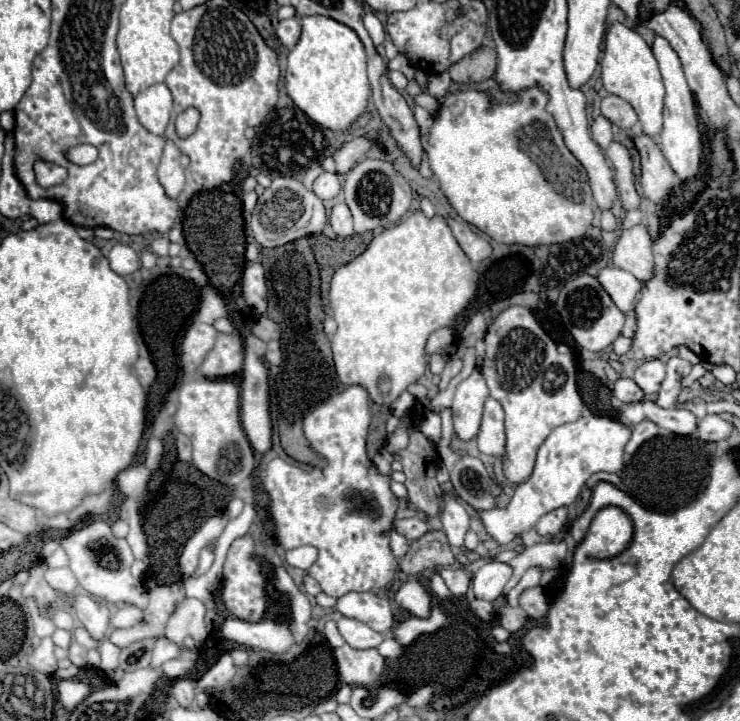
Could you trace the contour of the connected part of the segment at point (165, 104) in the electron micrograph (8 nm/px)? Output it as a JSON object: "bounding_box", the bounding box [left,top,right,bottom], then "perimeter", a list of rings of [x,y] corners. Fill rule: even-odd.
{"bounding_box":[135,84,171,134],"perimeter":[[[153,84],[135,96],[139,122],[153,134],[163,134],[171,116],[171,92],[167,84]]]}

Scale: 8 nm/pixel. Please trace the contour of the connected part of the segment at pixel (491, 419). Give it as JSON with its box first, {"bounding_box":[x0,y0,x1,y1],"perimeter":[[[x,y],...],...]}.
{"bounding_box":[477,398,505,456],"perimeter":[[[493,398],[485,400],[483,422],[477,434],[477,444],[483,454],[501,456],[505,452],[505,430],[503,430],[503,408]]]}

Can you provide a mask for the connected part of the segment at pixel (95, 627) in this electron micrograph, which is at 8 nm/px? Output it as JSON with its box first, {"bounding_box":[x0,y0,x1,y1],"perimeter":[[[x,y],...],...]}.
{"bounding_box":[73,594,111,640],"perimeter":[[[77,594],[73,598],[73,608],[81,624],[89,630],[89,634],[97,640],[103,640],[109,628],[109,614],[111,614],[107,604],[89,594]]]}

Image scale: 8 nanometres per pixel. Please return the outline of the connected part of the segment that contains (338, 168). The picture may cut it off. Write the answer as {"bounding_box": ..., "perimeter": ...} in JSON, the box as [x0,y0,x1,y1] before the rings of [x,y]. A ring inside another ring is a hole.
{"bounding_box":[333,138,371,174],"perimeter":[[[355,138],[355,140],[347,142],[343,148],[335,150],[335,154],[333,154],[335,172],[347,174],[365,156],[367,146],[371,146],[371,142],[367,142],[367,138]]]}

